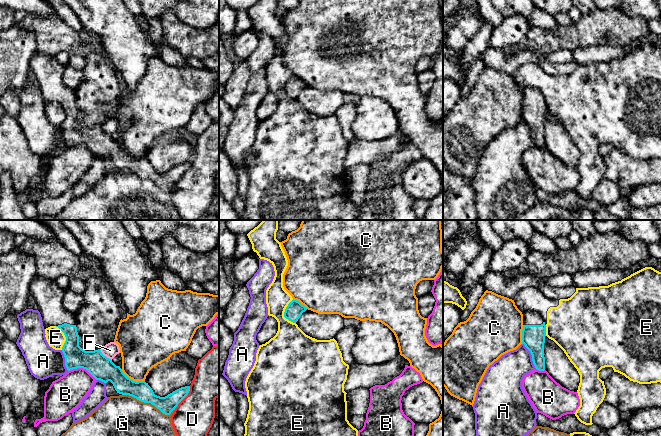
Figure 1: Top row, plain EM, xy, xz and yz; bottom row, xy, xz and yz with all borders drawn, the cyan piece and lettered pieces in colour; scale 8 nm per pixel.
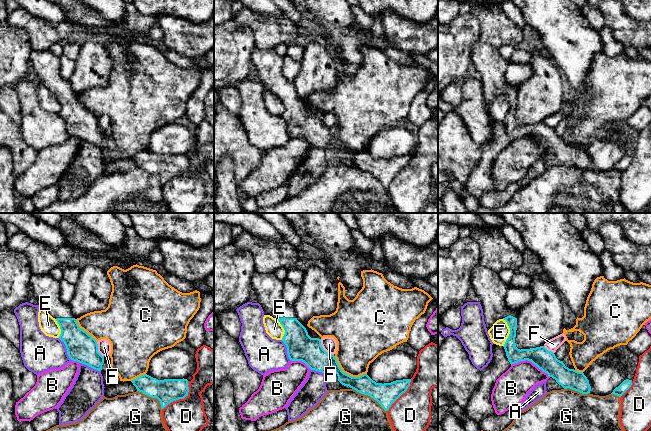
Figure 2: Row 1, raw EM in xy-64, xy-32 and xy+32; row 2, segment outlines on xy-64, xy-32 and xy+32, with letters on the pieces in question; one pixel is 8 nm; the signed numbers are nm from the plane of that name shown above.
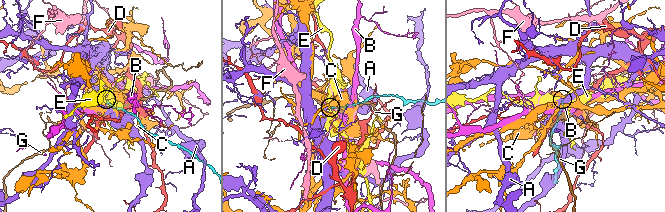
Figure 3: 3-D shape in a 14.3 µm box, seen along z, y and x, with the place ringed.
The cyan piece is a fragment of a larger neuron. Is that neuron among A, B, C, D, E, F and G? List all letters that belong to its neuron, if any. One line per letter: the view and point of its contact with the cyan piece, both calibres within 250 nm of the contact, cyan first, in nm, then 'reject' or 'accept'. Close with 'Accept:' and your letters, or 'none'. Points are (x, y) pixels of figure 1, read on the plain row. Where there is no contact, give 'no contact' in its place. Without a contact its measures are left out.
A: contact yz (532, 132); calibres 190 and 260 nm; reject
B: contact xy (82, 143); calibres 190 and 280 nm; reject
C: contact xy (131, 155); calibres 190 and 340 nm; reject
D: contact xy (184, 173); calibres 140 and 320 nm; reject
E: contact xz (284, 89); calibres 140 and 280 nm; reject
F: contact xy (105, 132); calibres 190 and 120 nm; reject
G: contact xy (148, 178); calibres 150 and 480 nm; reject
Accept: none

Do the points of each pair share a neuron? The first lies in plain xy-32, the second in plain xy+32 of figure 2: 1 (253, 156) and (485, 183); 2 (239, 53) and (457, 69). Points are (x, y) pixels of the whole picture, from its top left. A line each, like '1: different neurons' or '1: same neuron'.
1: different neurons
2: same neuron

